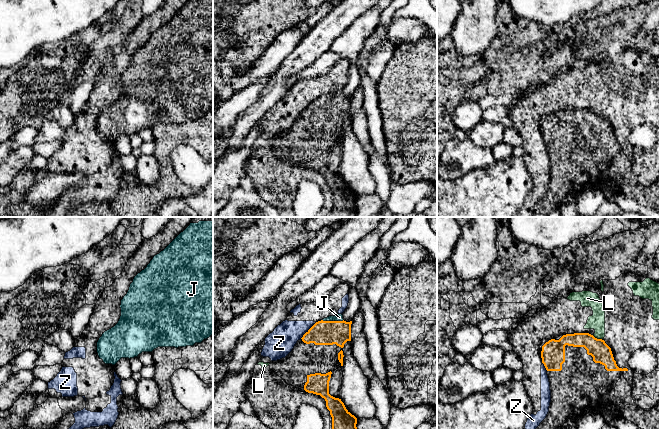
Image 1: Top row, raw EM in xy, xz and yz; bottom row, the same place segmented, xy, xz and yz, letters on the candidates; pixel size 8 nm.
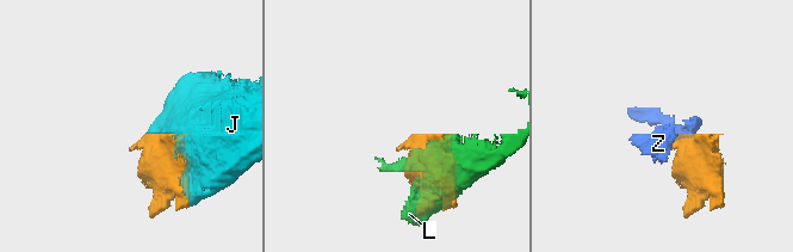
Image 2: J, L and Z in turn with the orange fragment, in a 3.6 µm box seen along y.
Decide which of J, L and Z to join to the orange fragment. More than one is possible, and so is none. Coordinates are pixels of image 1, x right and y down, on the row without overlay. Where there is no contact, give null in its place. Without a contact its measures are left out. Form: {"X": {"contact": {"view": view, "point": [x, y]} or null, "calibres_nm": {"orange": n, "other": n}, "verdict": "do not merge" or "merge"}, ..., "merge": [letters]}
{"J": {"contact": {"view": "xz", "point": [333, 97]}, "calibres_nm": {"orange": 190, "other": 60}, "verdict": "merge"}, "L": {"contact": {"view": "yz", "point": [596, 114]}, "calibres_nm": {"orange": 160, "other": 130}, "verdict": "do not merge"}, "Z": {"contact": {"view": "xz", "point": [308, 106]}, "calibres_nm": {"orange": 190, "other": 220}, "verdict": "do not merge"}, "merge": ["J"]}

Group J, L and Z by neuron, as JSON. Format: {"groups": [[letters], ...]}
{"groups": [["J"], ["L", "Z"]]}

